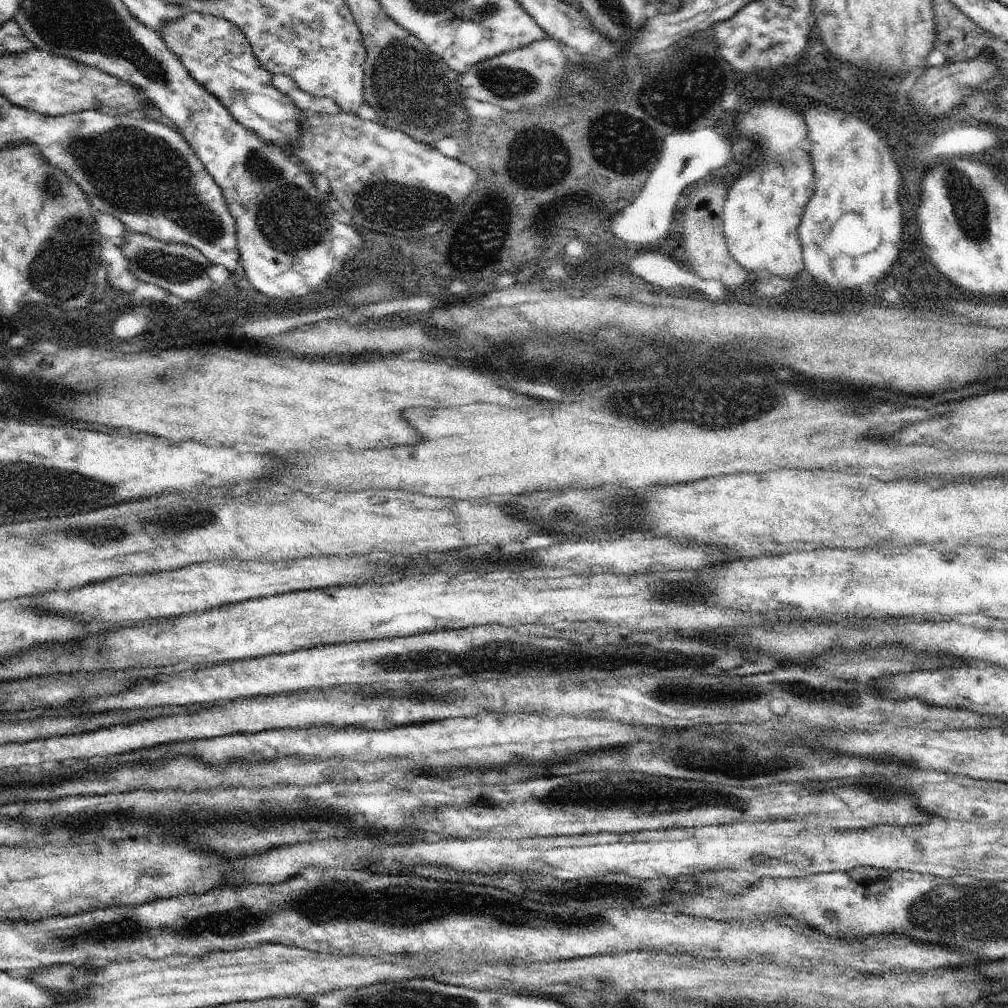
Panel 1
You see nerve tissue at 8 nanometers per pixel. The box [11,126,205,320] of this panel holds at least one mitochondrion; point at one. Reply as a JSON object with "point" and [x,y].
{"point":[58,268]}

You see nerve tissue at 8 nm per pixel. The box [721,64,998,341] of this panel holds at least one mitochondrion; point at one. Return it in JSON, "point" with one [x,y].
{"point":[970,212]}

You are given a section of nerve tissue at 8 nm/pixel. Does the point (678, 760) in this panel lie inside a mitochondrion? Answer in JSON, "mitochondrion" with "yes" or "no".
{"mitochondrion":"yes"}

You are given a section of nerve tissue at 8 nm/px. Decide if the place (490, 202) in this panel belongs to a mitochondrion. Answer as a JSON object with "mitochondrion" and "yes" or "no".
{"mitochondrion":"no"}

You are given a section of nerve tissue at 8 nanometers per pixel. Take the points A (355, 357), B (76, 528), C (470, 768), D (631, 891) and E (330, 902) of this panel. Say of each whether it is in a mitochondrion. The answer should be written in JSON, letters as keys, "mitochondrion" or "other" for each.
{"A":"other","B":"mitochondrion","C":"mitochondrion","D":"mitochondrion","E":"mitochondrion"}

